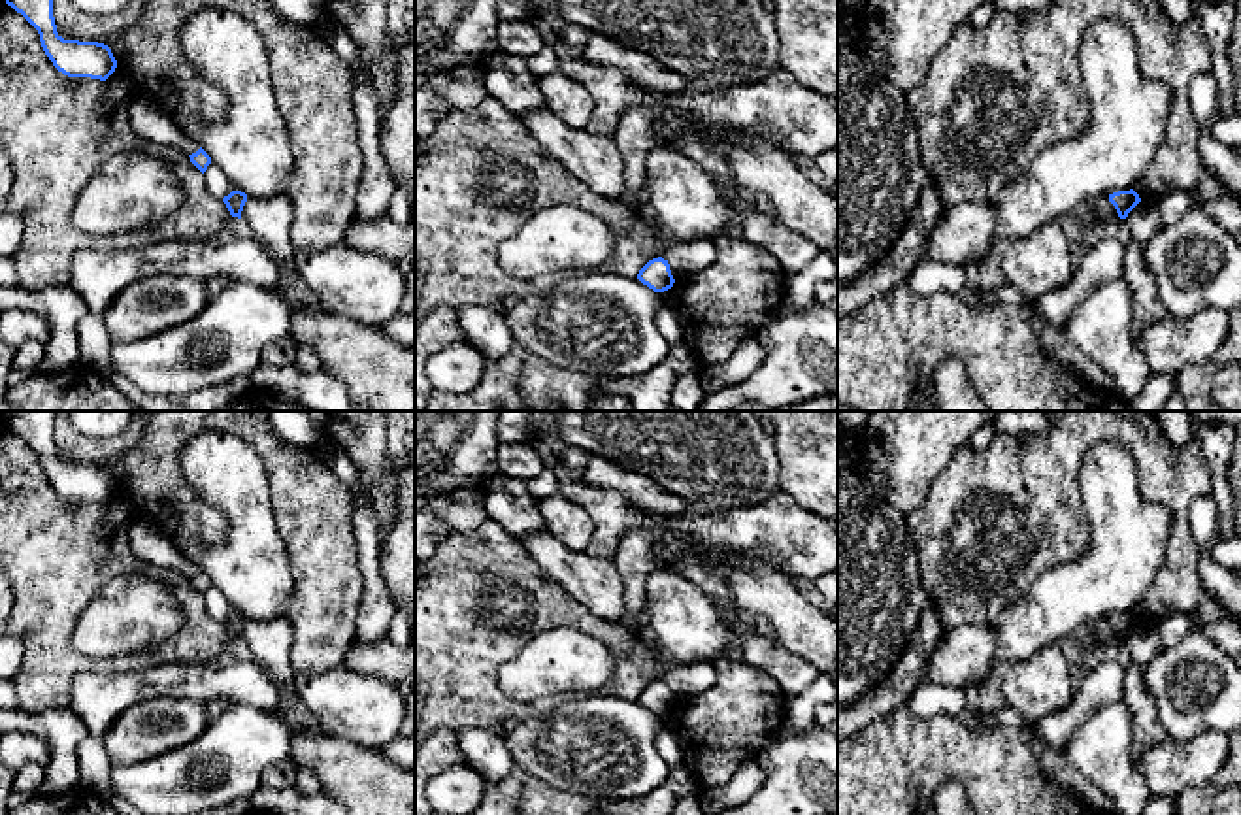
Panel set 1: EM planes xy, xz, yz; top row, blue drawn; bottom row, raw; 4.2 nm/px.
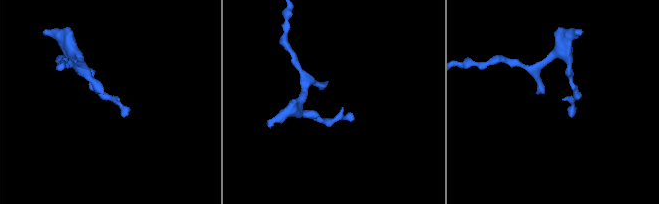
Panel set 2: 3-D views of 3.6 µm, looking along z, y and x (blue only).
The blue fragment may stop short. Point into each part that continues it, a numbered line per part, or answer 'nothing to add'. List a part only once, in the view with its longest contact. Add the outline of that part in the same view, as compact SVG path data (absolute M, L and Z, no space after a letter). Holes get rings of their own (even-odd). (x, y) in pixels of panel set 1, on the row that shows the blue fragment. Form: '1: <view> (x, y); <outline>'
nothing to add

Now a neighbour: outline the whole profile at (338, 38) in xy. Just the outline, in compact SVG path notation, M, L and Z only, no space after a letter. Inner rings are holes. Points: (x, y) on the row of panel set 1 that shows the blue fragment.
M323 15L321 23L317 25L332 49L341 57L341 60L349 66L351 74L356 75L360 64L368 60L360 47L353 42L353 38L334 25L328 17Z

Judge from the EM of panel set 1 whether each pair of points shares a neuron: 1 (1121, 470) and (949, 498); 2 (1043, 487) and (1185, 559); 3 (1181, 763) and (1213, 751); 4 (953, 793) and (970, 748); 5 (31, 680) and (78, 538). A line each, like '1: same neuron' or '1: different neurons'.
1: different neurons
2: same neuron
3: same neuron
4: different neurons
5: same neuron

